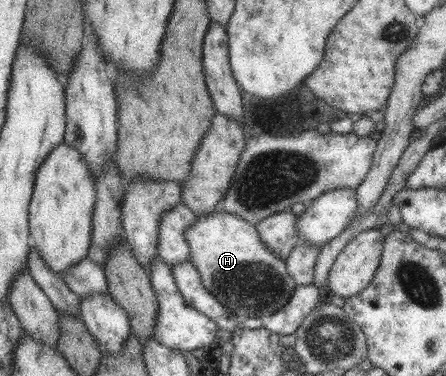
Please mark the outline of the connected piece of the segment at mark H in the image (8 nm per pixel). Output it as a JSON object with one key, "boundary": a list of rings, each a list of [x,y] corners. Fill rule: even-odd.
{"boundary":[[[220,208],[206,216],[197,216],[196,222],[184,230],[184,239],[190,249],[190,262],[198,271],[204,289],[208,290],[220,304],[230,309],[232,314],[238,316],[239,319],[266,320],[268,316],[280,310],[288,302],[288,298],[292,296],[296,288],[297,284],[294,283],[294,279],[286,272],[285,259],[278,255],[274,256],[270,249],[264,247],[264,243],[260,242],[255,224],[239,216],[224,212]]]}

